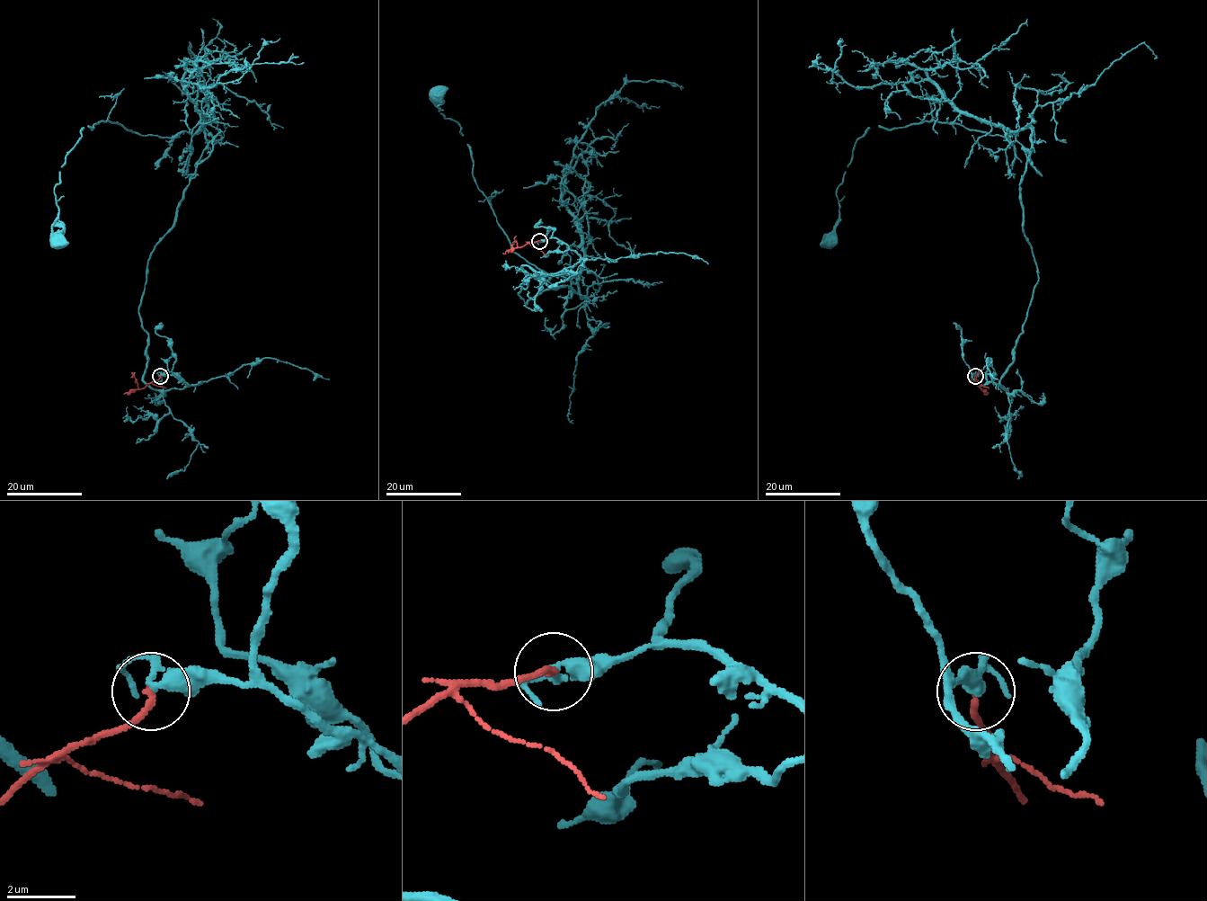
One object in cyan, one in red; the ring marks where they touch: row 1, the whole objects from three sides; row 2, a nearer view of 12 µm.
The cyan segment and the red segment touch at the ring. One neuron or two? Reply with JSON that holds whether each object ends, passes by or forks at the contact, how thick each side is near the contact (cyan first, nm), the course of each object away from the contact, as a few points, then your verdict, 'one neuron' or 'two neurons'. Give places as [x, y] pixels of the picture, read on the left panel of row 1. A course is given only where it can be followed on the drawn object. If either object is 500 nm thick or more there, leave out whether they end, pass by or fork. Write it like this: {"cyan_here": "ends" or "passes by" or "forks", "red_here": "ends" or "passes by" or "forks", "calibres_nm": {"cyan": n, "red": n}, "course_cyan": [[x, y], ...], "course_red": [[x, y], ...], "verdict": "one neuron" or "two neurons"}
{"cyan_here": "passes by", "red_here": "ends", "calibres_nm": {"cyan": 240, "red": 220}, "course_cyan": [[161, 376], [200, 382], [144, 380], [138, 313], [204, 129], [83, 128], [55, 187], [56, 240]], "course_red": [[161, 376], [140, 389], [134, 373], [130, 377]], "verdict": "one neuron"}

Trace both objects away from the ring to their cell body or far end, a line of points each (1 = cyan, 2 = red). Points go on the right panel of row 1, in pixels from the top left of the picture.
1: (974, 376), (1007, 389), (1000, 380), (1038, 281), (1020, 199), (1031, 129), (868, 128), (838, 187), (831, 240)
2: (974, 376), (981, 389), (975, 381), (975, 375), (979, 373), (984, 377)

